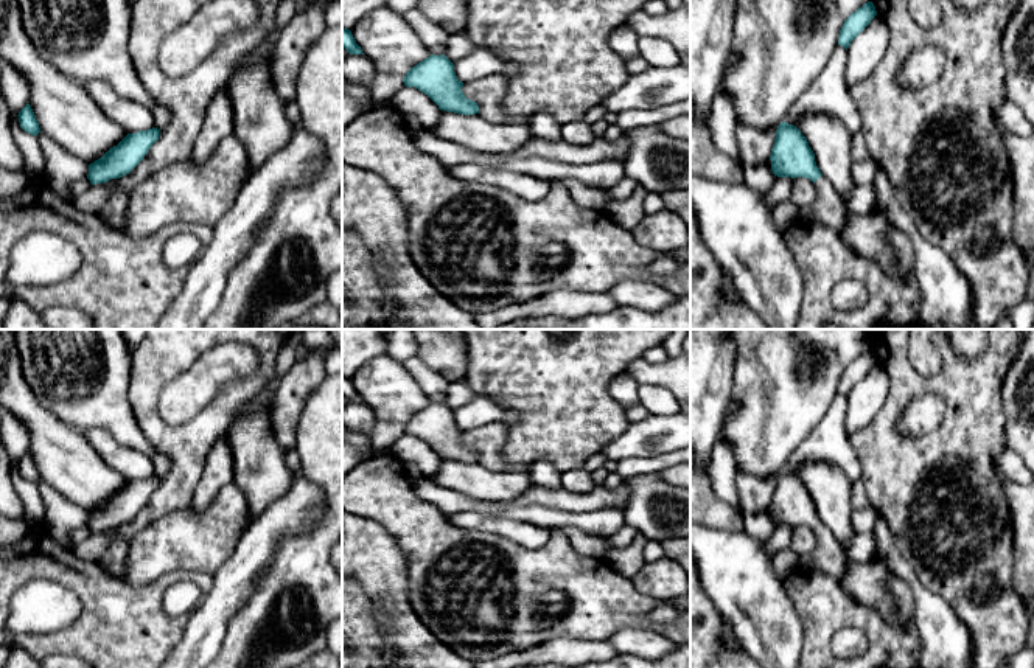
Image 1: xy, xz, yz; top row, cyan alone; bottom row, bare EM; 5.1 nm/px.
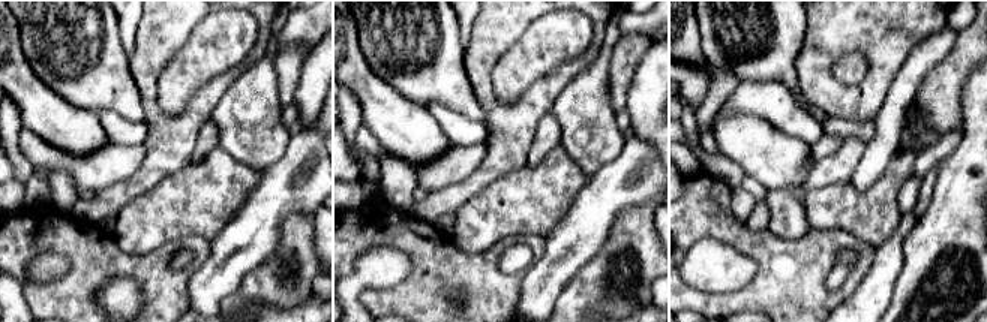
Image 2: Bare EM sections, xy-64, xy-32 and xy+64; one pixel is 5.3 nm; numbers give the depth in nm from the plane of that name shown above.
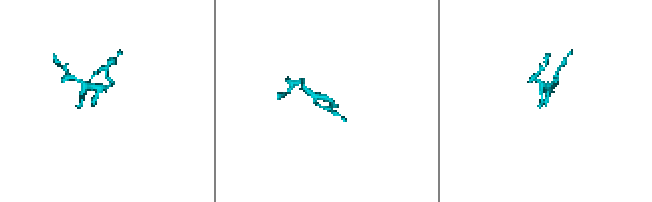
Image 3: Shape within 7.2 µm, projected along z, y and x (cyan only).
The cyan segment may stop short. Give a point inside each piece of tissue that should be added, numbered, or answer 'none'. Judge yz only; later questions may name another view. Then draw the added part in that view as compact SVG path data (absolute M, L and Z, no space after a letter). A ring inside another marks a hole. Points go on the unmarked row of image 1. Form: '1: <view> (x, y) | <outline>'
1: yz (829, 556) | M824 524L815 530L815 536L816 548L810 556L801 559L801 565L827 573L840 583L849 562L843 545Z

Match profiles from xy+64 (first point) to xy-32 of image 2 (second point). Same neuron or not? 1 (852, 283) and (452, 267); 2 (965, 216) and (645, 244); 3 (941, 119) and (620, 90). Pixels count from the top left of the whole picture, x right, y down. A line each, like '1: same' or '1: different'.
1: same
2: same
3: same

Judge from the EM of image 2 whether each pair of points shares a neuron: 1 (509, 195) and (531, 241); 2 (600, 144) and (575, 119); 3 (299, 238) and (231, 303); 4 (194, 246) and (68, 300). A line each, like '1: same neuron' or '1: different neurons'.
1: different neurons
2: same neuron
3: same neuron
4: same neuron

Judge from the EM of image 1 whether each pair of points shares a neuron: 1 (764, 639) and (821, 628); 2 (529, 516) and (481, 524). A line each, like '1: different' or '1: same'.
1: different
2: different

